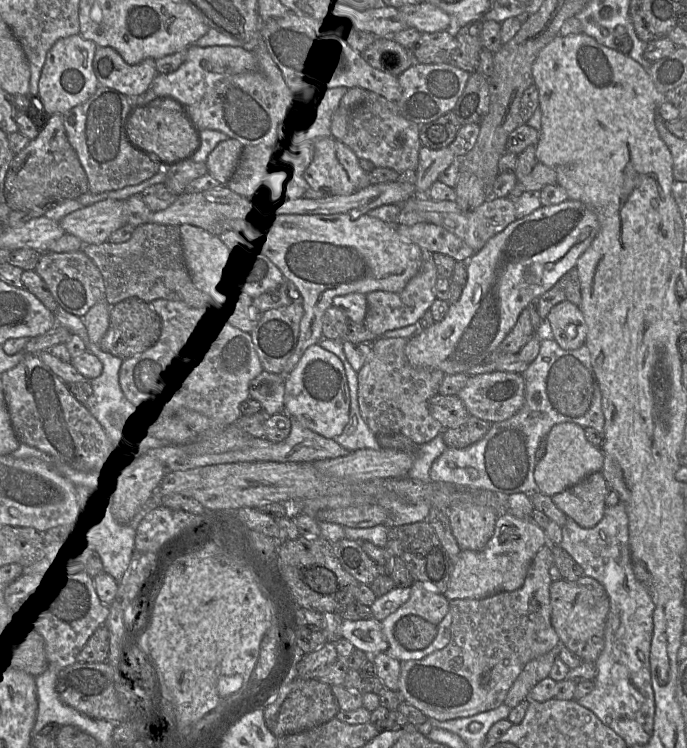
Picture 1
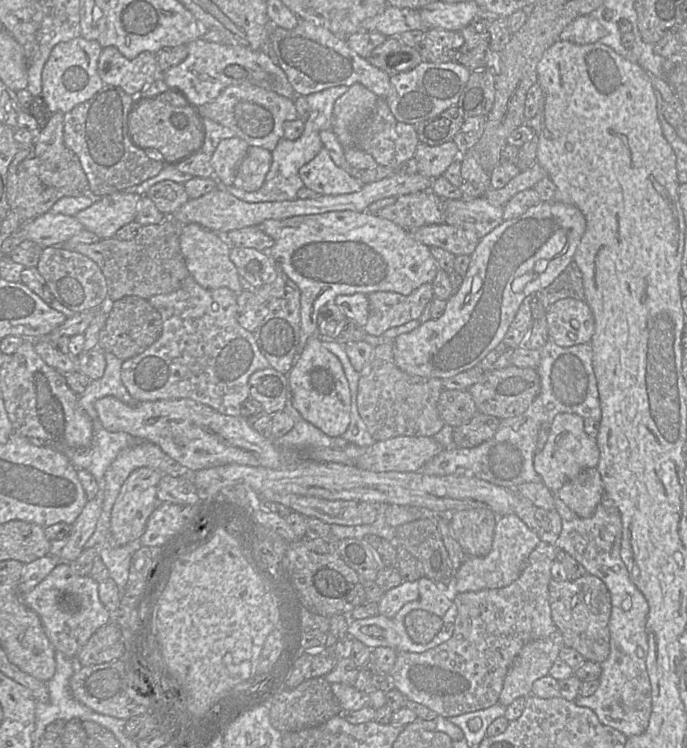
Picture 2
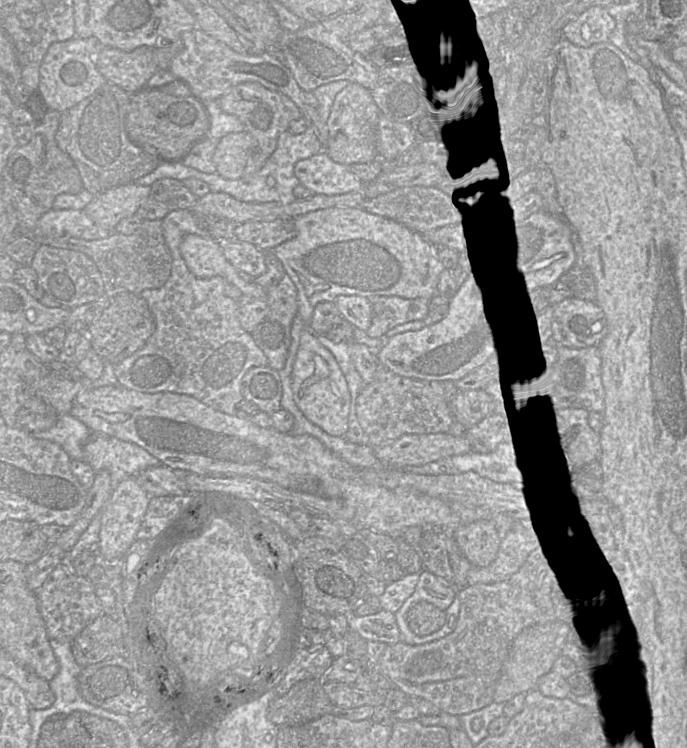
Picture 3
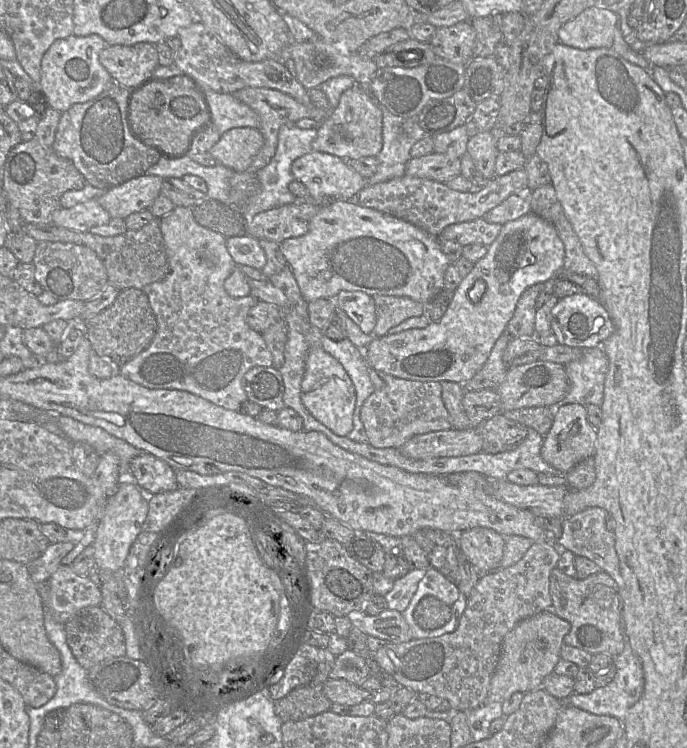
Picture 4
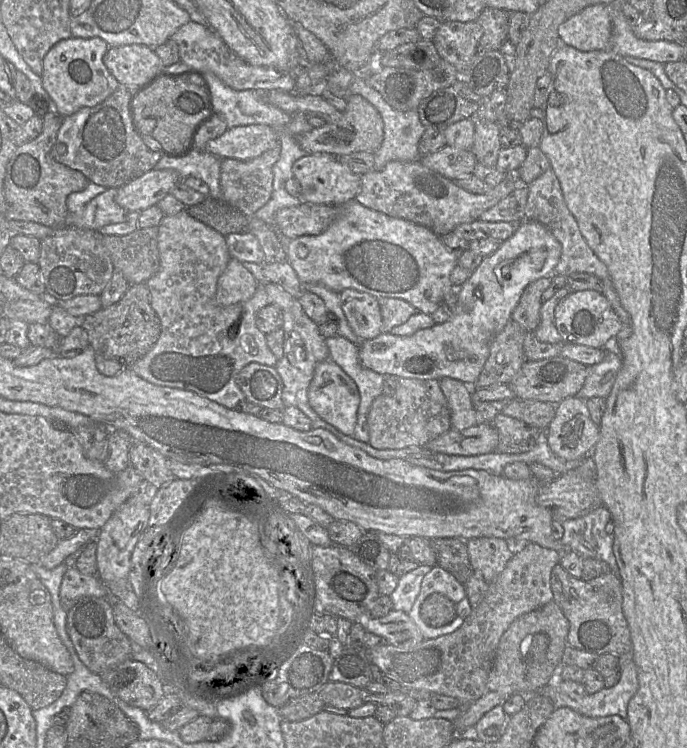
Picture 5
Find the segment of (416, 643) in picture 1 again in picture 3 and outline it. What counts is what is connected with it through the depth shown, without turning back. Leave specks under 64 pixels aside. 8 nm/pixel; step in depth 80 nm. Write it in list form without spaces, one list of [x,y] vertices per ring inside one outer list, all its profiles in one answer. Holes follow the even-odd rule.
[[[426,601],[414,604],[407,614],[408,627],[418,636],[439,631],[446,621],[446,612]]]

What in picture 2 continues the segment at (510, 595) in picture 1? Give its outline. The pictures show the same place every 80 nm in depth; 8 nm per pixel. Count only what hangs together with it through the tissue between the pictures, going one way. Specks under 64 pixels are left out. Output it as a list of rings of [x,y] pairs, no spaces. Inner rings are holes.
[[[542,541],[530,554],[519,578],[509,586],[453,595],[457,616],[451,638],[422,653],[398,652],[389,678],[407,700],[449,718],[498,703],[505,676],[527,643],[558,631],[549,605],[551,566],[557,548]]]

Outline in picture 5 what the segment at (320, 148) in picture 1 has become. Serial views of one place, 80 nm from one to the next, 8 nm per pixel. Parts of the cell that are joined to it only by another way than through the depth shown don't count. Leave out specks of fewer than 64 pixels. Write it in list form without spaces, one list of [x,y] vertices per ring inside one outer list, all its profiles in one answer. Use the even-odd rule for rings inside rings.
[[[307,154],[294,162],[292,173],[301,186],[302,203],[342,206],[355,200],[361,188],[361,177],[329,154]]]

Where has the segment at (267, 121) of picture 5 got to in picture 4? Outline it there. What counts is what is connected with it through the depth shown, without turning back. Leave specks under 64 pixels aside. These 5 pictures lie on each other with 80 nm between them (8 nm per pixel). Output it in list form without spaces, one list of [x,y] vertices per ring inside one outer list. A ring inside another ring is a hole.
[[[205,89],[205,98],[210,110],[210,124],[220,135],[234,128],[257,128],[258,115],[232,94]]]

